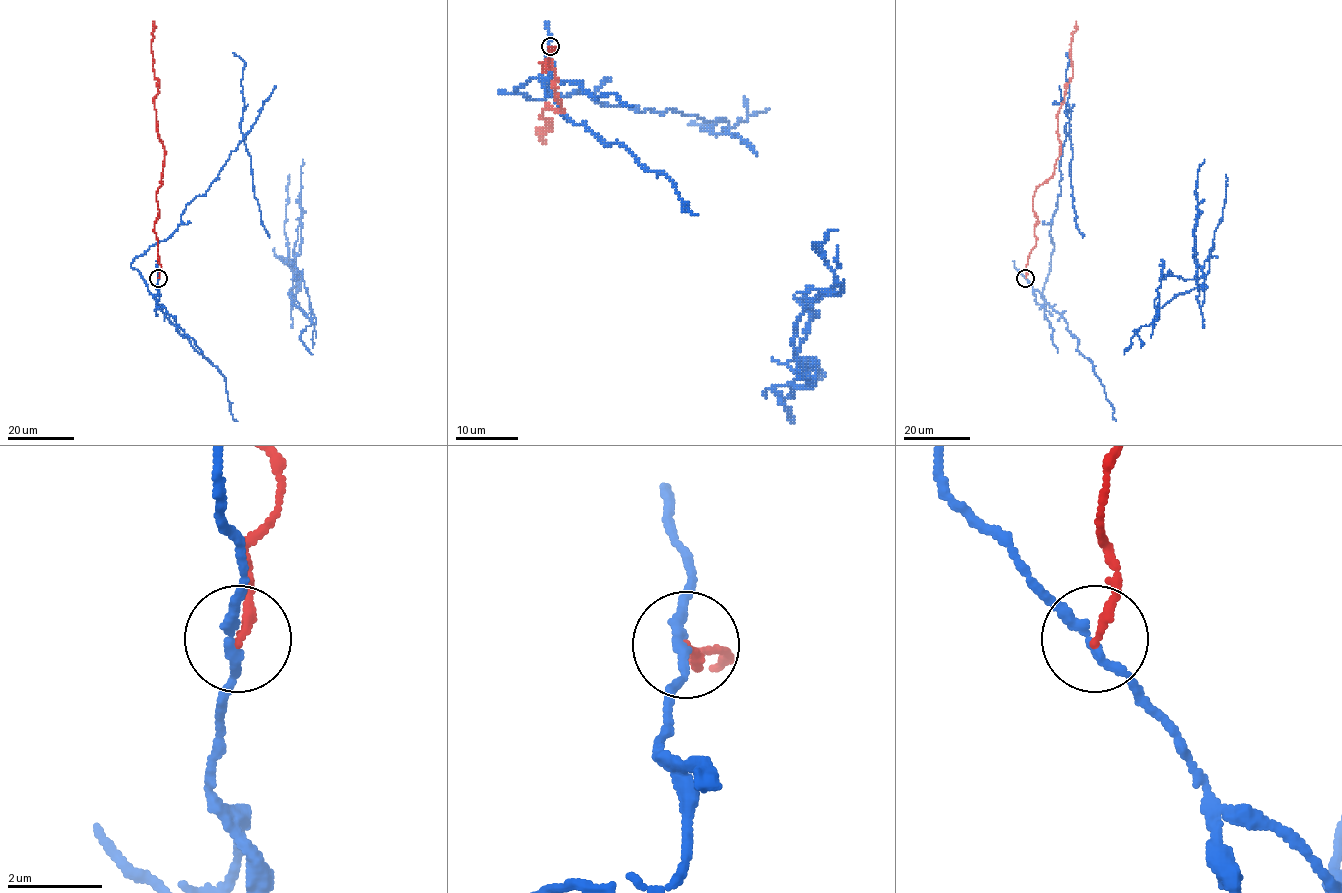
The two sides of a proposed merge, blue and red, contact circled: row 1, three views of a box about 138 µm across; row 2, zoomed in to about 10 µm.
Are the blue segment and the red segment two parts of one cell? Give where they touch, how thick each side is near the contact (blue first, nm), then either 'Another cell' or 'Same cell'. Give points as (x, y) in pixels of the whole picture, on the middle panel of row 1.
Place: (550, 46). Thickness 200 nm (blue) against 170 nm. Another cell

